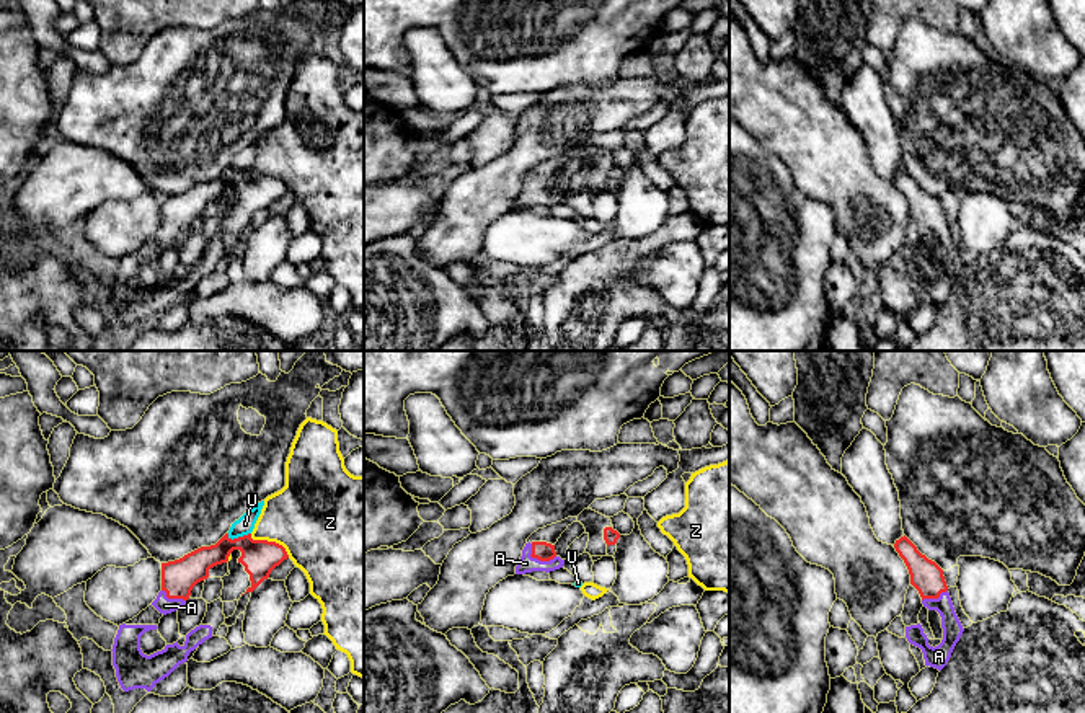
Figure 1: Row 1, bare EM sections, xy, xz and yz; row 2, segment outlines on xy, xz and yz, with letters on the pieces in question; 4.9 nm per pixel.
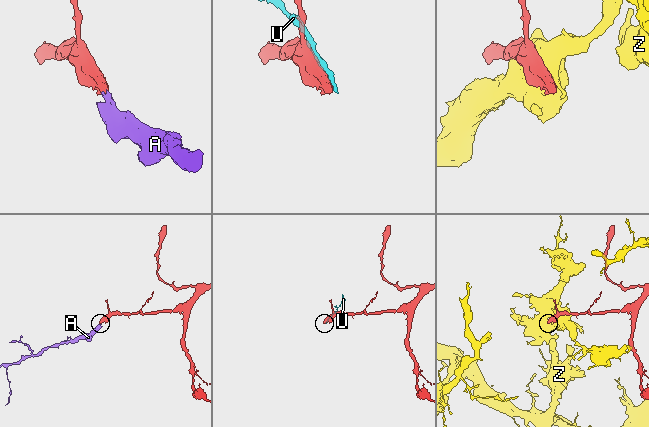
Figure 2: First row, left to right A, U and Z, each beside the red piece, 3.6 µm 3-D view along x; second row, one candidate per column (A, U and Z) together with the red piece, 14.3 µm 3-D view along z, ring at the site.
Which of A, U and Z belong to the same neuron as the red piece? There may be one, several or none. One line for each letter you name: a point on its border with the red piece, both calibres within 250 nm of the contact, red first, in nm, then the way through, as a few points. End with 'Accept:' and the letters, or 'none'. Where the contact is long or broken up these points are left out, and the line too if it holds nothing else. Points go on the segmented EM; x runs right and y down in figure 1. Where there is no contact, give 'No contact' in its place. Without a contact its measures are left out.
A: Touches red at xz (537, 558). Thickness 90 nm (red) against 80 nm. Path across: xz (540, 550), (537, 558), (526, 563)
Accept: A

